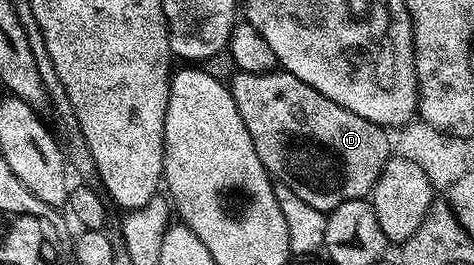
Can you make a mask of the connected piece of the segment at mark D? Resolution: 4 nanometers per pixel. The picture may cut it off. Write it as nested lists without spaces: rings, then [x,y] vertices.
[[[277,69],[265,75],[236,71],[233,76],[230,90],[234,105],[238,105],[238,117],[242,117],[242,125],[246,125],[246,133],[250,133],[262,165],[275,182],[294,189],[306,205],[314,205],[314,209],[325,213],[346,201],[371,196],[372,186],[390,158],[385,128],[366,121],[366,117],[358,117],[358,113],[350,113],[350,109],[330,101],[330,97],[322,97],[318,89],[306,85],[306,81],[298,81],[289,71]]]

